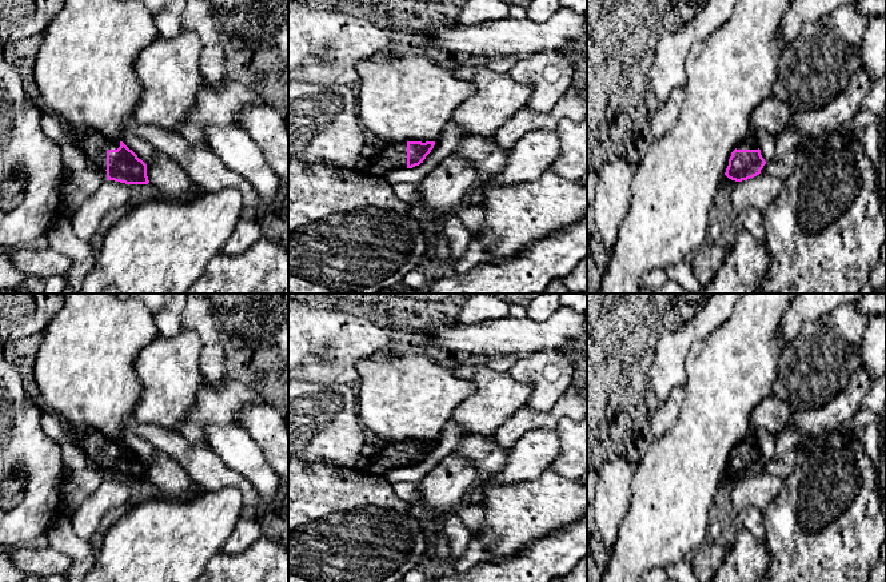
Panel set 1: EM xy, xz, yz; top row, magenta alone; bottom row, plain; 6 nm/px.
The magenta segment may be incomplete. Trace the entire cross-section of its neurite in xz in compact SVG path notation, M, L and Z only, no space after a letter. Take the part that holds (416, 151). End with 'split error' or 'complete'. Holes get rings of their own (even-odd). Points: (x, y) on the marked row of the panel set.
M435 141L392 143L387 148L383 148L380 154L372 159L368 167L362 172L372 176L383 176L395 168L412 168L423 163L434 146Z; split error

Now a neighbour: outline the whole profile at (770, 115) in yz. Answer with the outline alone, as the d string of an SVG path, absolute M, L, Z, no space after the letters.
M769 96L754 108L750 125L751 129L763 129L775 136L789 119L790 107L774 96Z

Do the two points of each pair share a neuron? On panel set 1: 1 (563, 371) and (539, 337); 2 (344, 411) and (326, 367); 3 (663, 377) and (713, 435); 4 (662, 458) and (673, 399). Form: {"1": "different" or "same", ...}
{"1": "different", "2": "different", "3": "different", "4": "different"}

